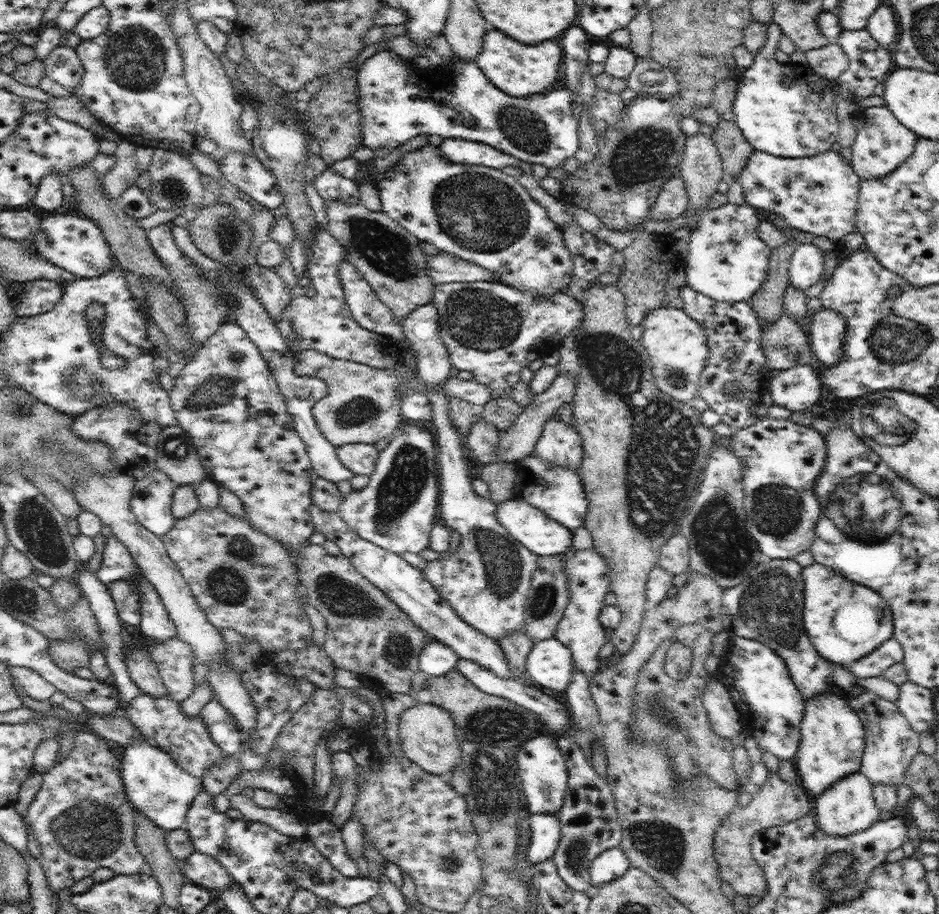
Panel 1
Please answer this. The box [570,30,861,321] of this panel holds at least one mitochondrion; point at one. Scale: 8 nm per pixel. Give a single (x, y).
(643, 155)

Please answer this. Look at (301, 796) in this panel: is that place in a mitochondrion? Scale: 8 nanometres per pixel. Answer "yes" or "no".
no

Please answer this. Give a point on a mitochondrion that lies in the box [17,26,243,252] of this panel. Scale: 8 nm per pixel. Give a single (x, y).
(174, 189)

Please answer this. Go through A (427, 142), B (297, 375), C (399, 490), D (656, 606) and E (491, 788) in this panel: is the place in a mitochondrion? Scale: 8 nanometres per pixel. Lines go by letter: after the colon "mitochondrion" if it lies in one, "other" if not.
A: other
B: other
C: mitochondrion
D: other
E: mitochondrion

